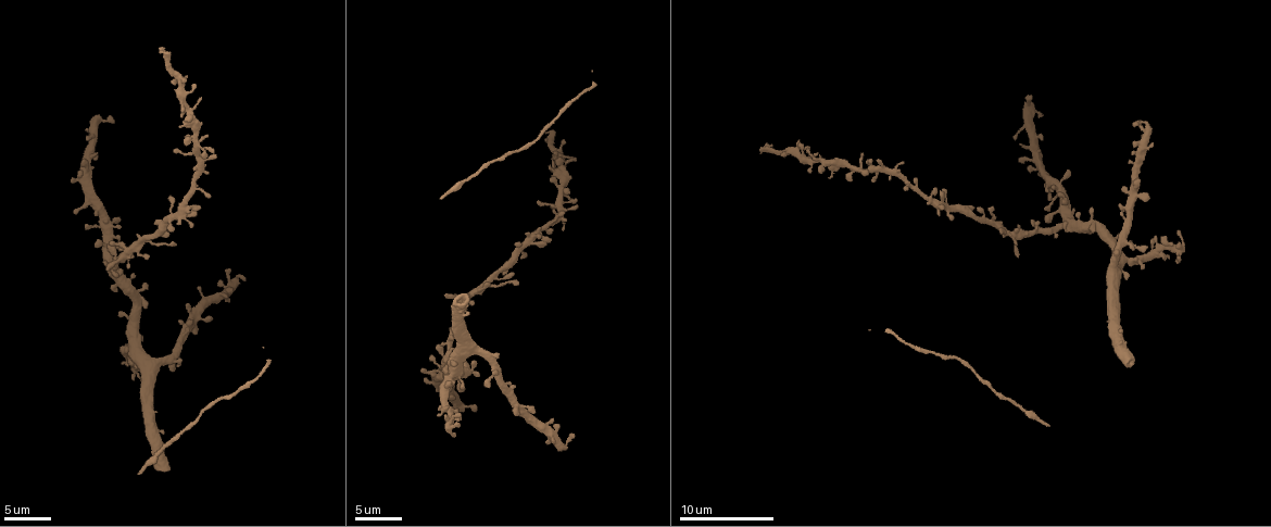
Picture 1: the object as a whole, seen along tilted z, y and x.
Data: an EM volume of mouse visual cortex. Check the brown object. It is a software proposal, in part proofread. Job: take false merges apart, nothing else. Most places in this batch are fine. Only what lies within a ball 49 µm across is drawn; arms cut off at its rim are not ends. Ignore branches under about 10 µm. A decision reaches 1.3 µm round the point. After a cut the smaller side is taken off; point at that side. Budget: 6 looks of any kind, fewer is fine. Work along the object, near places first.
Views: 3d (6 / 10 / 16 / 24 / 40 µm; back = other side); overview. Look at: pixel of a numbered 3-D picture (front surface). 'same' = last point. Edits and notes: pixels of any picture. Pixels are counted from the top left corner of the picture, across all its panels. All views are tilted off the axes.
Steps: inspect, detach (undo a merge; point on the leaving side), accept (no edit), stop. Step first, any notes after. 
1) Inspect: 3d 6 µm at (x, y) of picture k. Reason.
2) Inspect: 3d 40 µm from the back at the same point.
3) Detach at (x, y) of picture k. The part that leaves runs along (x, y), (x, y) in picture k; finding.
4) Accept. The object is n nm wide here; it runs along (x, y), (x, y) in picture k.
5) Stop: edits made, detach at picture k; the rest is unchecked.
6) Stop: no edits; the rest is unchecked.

Inspect: 3d 10 µm at (186, 104) of picture 1. Narrows sharply.

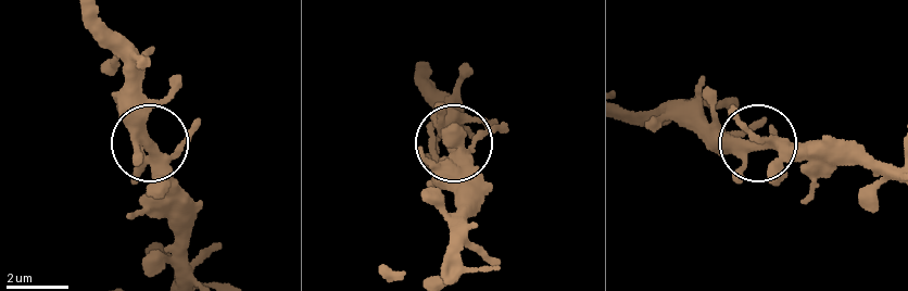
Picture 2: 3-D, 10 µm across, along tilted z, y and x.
Accept. It runs along (174, 274), (178, 251), (165, 176), (146, 141), (134, 63) in picture 2; all the same neuron.

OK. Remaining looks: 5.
Inspect: 3d 10 µm at (142, 236) of picture 1. Calibre changes.

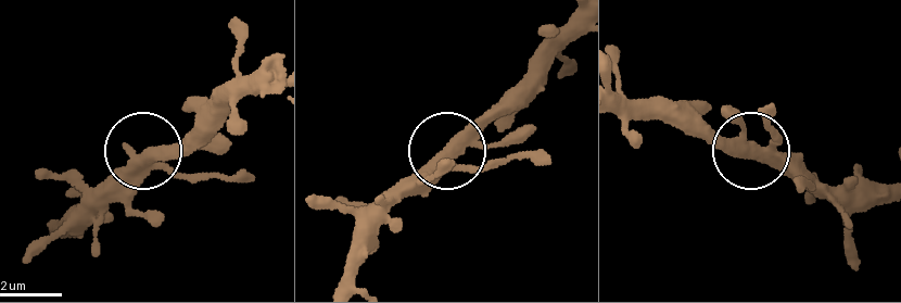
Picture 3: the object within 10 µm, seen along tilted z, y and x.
Inspect: 3d 6 µm at (757, 155) of picture 3. Zoom in.

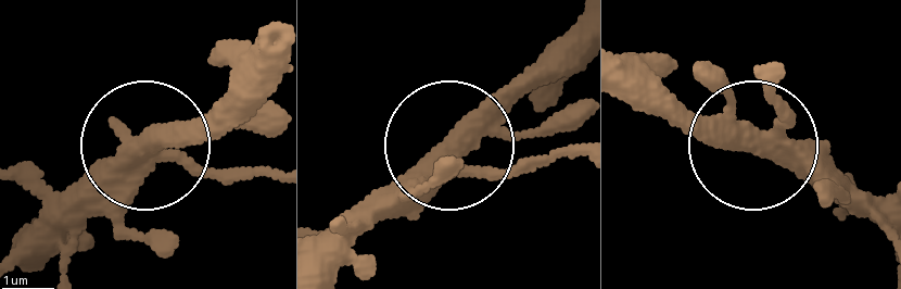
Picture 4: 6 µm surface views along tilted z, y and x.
Accept. 3 arms meet here; it runs along (35, 224), (252, 74) in picture 4; continuous, no second neuron.

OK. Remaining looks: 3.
Inspect: 3d 16 µm at (133, 355) of picture 1.

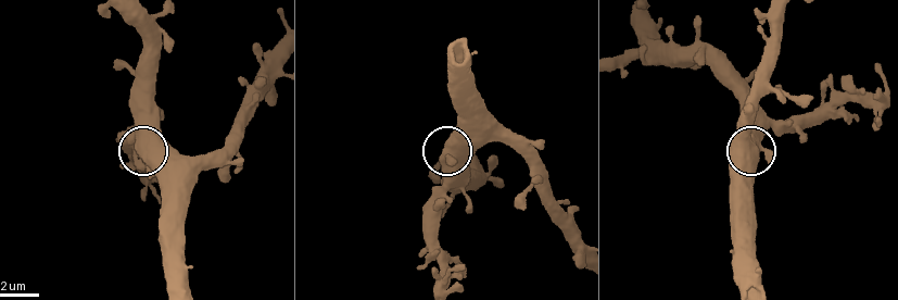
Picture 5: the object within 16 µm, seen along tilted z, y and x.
Inspect: 3d 16 µm from the back at (139, 152) of picture 5.

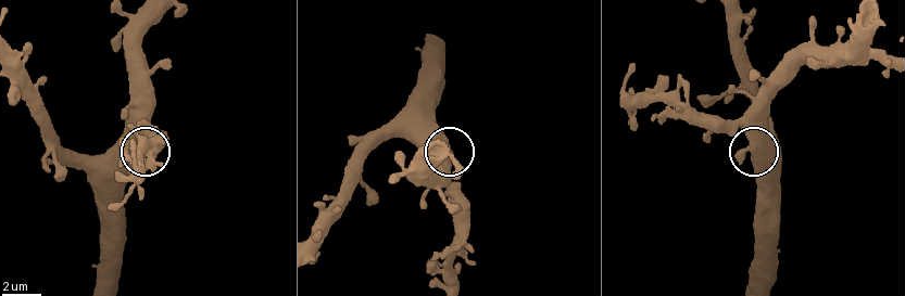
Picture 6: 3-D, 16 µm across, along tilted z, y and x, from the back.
Accept. The object is 530 nm wide here; all the same neuron.

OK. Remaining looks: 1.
Stop: no edits; the rest is unchecked.

